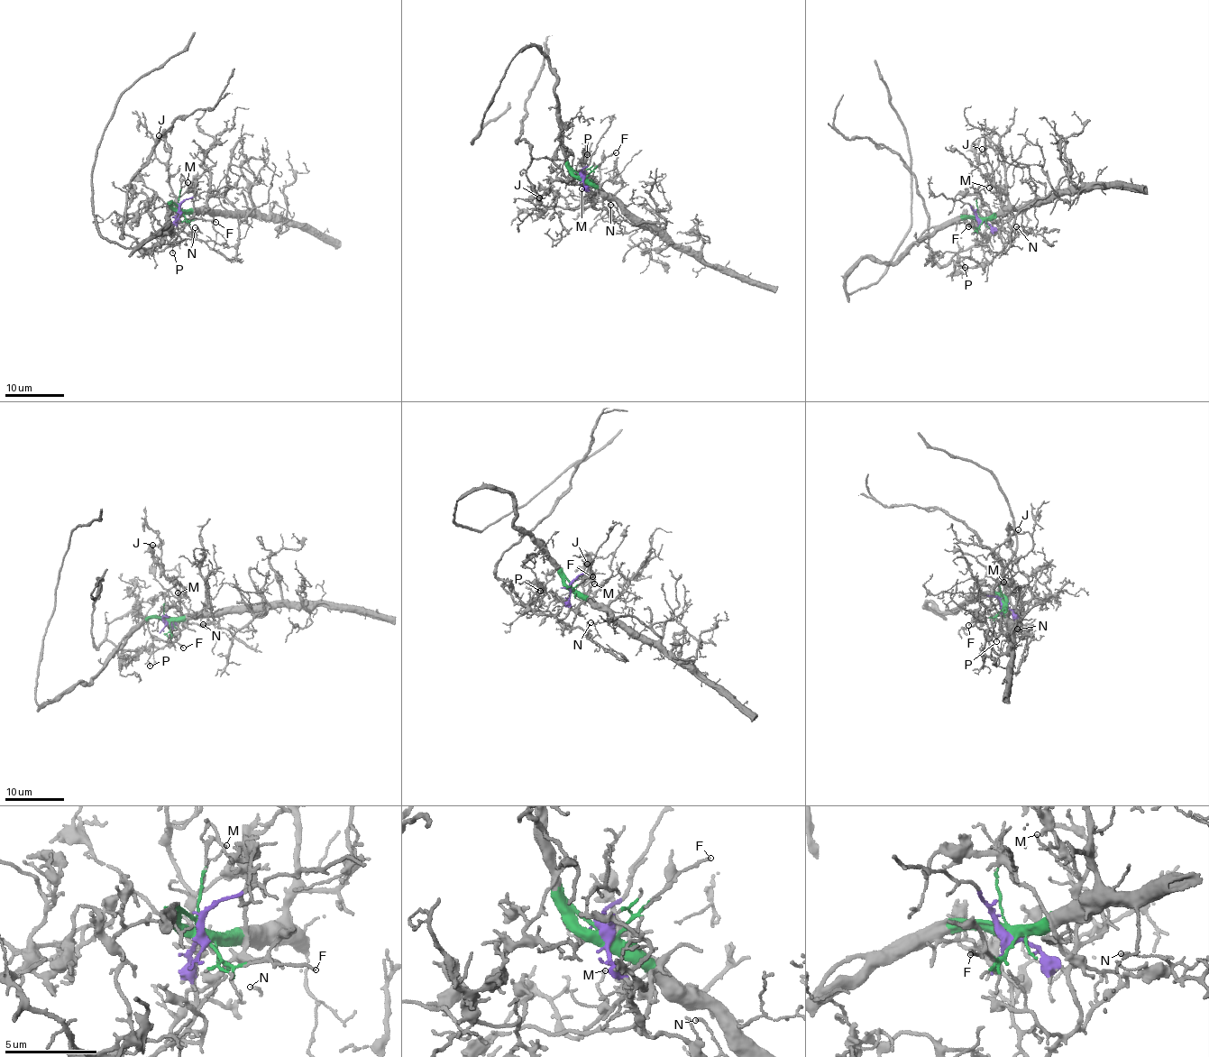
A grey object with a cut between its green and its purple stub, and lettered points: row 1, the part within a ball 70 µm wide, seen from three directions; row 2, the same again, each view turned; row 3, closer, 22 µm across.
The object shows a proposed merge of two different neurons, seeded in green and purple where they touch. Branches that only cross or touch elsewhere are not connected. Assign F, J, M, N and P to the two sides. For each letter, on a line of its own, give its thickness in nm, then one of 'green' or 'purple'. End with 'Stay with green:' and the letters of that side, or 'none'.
F: 140 nm | green
J: 140 nm | purple
M: 110 nm | purple
N: 140 nm | purple
P: 120 nm | purple
Stay with green: F

